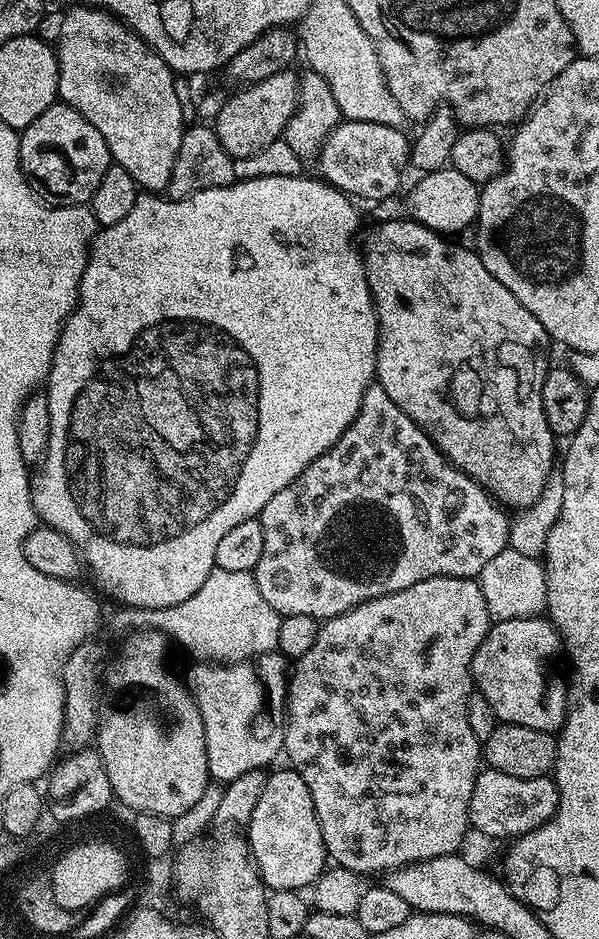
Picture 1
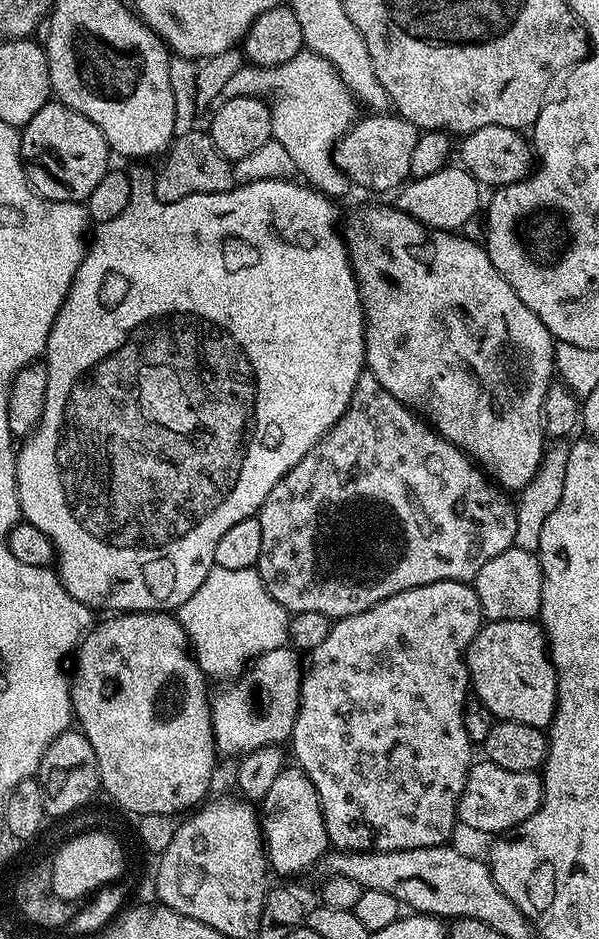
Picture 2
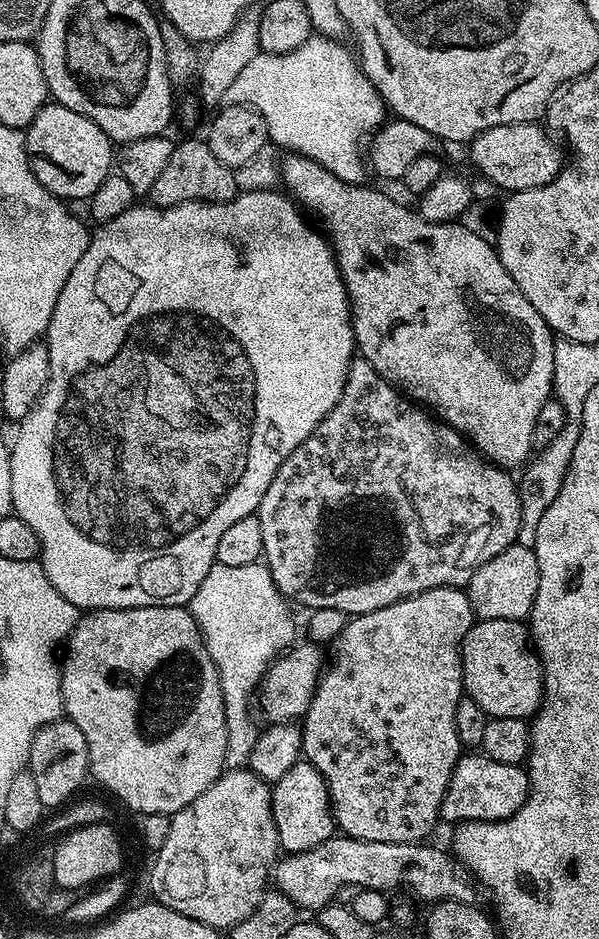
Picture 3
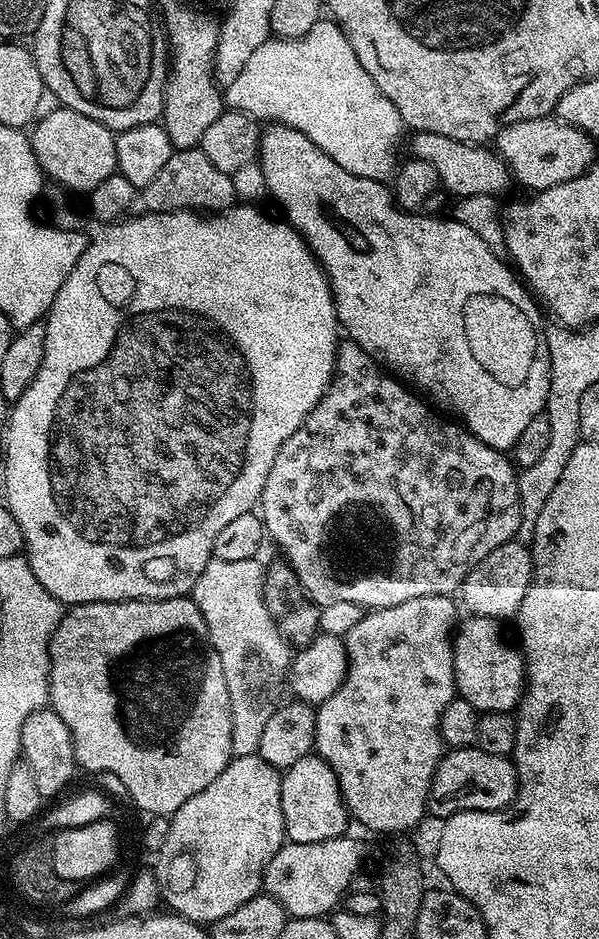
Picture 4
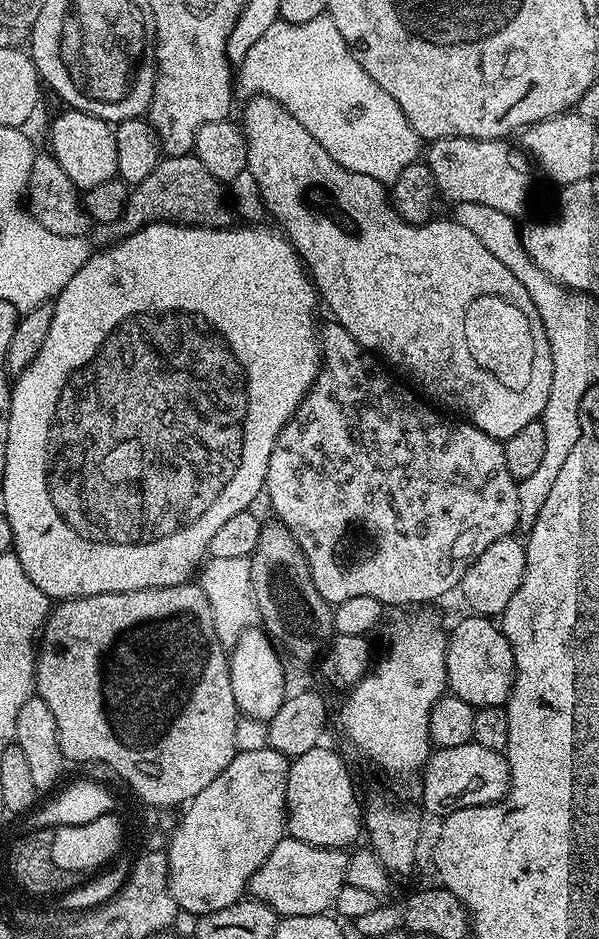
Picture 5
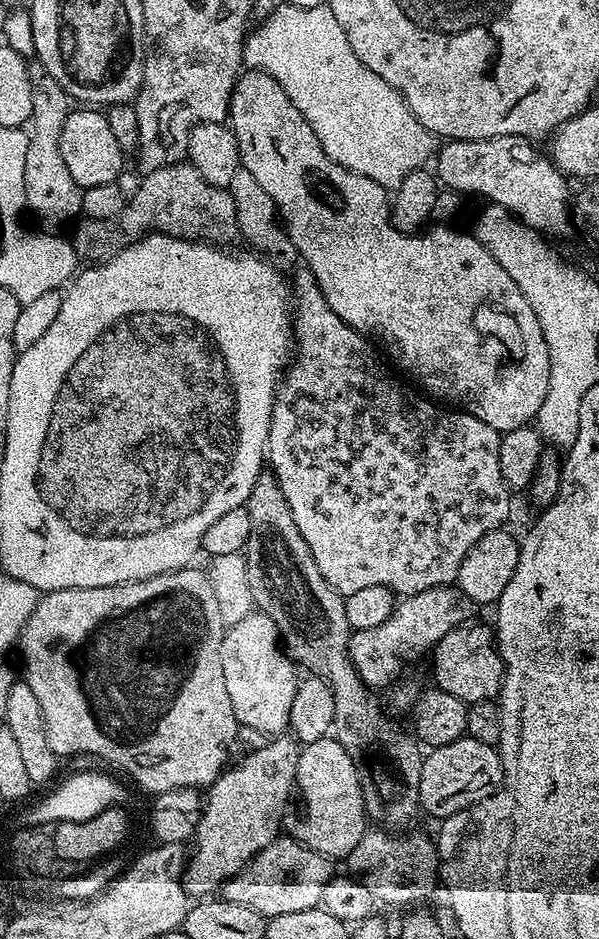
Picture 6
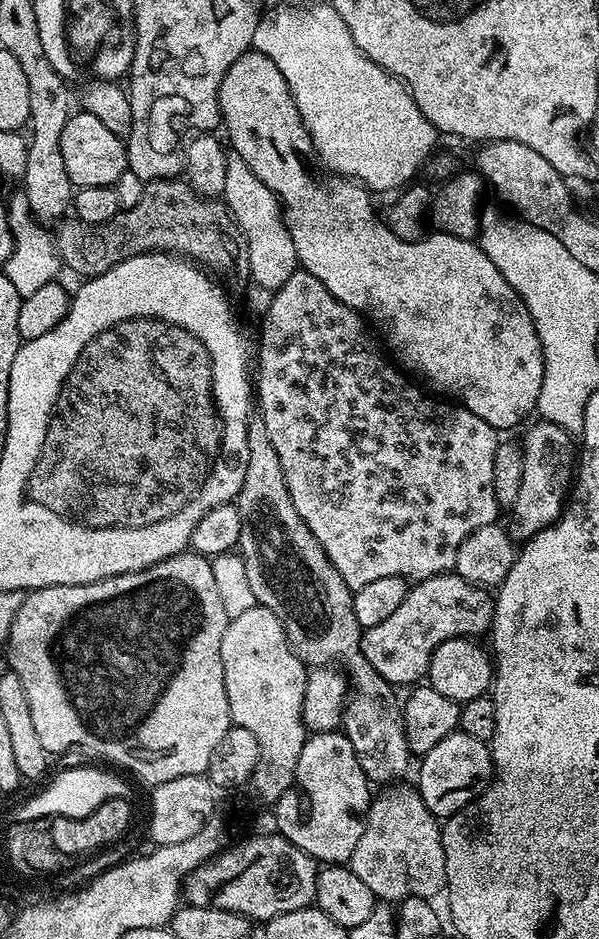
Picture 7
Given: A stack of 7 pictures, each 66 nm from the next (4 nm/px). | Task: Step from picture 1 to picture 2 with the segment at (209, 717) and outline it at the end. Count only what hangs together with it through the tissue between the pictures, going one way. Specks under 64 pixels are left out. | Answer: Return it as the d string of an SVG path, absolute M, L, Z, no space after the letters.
M288 646L270 650L253 660L239 678L225 683L217 696L215 693L211 697L212 733L221 757L239 758L259 748L283 745L291 737L300 709L302 660L299 658Z

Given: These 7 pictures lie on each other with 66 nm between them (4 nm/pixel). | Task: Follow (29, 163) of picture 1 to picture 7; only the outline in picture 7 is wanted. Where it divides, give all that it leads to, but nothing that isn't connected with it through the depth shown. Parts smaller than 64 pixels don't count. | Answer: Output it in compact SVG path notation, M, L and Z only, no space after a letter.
M76 110L69 116L66 126L62 126L60 149L62 162L66 162L66 174L73 189L86 186L110 188L119 185L119 180L128 172L128 150L125 141L89 112Z

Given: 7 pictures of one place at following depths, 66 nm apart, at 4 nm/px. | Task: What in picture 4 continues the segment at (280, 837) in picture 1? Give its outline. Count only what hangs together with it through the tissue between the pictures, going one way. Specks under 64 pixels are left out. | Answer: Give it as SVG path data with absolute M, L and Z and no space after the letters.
M315 754L298 758L294 766L283 769L280 781L284 835L291 843L322 842L349 831L350 817L340 793L338 778L323 758Z

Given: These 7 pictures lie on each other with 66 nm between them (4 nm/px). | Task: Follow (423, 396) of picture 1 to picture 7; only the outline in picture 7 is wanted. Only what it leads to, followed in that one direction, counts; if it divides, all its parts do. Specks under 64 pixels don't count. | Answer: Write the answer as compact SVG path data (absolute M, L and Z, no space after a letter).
M255 50L243 52L230 66L230 70L226 70L220 83L220 118L223 131L228 131L229 141L227 140L227 143L230 148L230 143L232 143L233 149L231 148L231 151L239 160L246 162L246 166L250 166L250 170L255 176L280 199L284 213L284 225L288 227L288 233L292 235L299 267L303 271L314 274L314 278L318 278L318 282L322 282L322 286L326 286L326 290L334 298L338 298L338 302L350 306L356 312L367 317L369 321L377 320L378 323L384 324L388 333L385 334L383 343L386 348L386 343L388 343L389 349L387 348L387 351L390 353L391 359L401 369L407 370L413 377L421 376L422 379L429 380L437 388L437 390L435 389L437 393L445 392L445 394L440 394L459 402L463 407L469 408L474 414L478 414L478 418L485 420L494 429L512 428L527 418L528 411L531 413L535 409L538 394L542 390L544 351L540 345L538 334L534 330L534 322L524 305L524 299L512 289L510 282L506 282L506 278L502 278L502 274L498 274L498 266L494 266L494 262L490 262L490 258L486 258L479 243L463 240L439 230L433 231L433 236L428 234L414 242L406 242L395 236L381 217L380 220L376 217L376 208L372 205L373 193L363 184L335 172L324 170L316 172L318 159L315 146L312 145L311 136L307 132L307 127L300 117L298 106L295 105L295 100L291 96L290 86L287 85L282 71L278 70L278 66L264 53Z

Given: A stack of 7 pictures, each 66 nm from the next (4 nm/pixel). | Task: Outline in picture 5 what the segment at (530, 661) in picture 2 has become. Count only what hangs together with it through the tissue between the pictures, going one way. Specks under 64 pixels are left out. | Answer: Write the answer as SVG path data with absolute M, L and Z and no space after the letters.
M468 614L465 620L457 622L447 633L446 678L447 691L462 698L471 708L504 706L516 677L514 654L504 631L495 619Z

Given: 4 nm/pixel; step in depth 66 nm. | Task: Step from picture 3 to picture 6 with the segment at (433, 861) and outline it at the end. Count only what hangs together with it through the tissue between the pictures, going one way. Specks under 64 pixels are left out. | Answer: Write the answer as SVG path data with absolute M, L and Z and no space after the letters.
M277 838L249 860L246 868L227 881L226 898L230 902L250 906L250 910L258 910L258 914L266 918L298 914L298 910L310 910L320 904L322 890L326 890L334 875L334 869L328 864L331 864L329 857L310 850L299 840Z

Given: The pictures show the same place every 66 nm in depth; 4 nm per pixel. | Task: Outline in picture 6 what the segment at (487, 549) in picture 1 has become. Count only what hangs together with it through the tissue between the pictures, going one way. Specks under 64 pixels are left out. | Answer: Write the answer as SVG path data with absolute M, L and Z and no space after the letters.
M300 266L300 269L290 276L290 323L294 355L276 389L276 401L272 407L268 431L266 464L276 477L290 508L290 514L294 516L294 526L298 526L298 534L302 534L306 546L310 546L310 554L314 554L318 574L322 574L322 578L326 578L330 587L345 598L354 594L354 590L362 590L366 586L384 586L397 597L403 598L418 594L422 590L455 585L462 558L466 558L469 550L486 534L497 531L512 508L513 497L500 476L498 466L501 433L496 432L494 426L486 426L486 422L474 418L470 413L441 406L427 395L419 391L411 392L402 381L395 380L380 365L380 360L372 349L373 341L363 332L342 322L342 318L338 318L338 314L330 310L324 291L317 286L314 274L307 266Z

